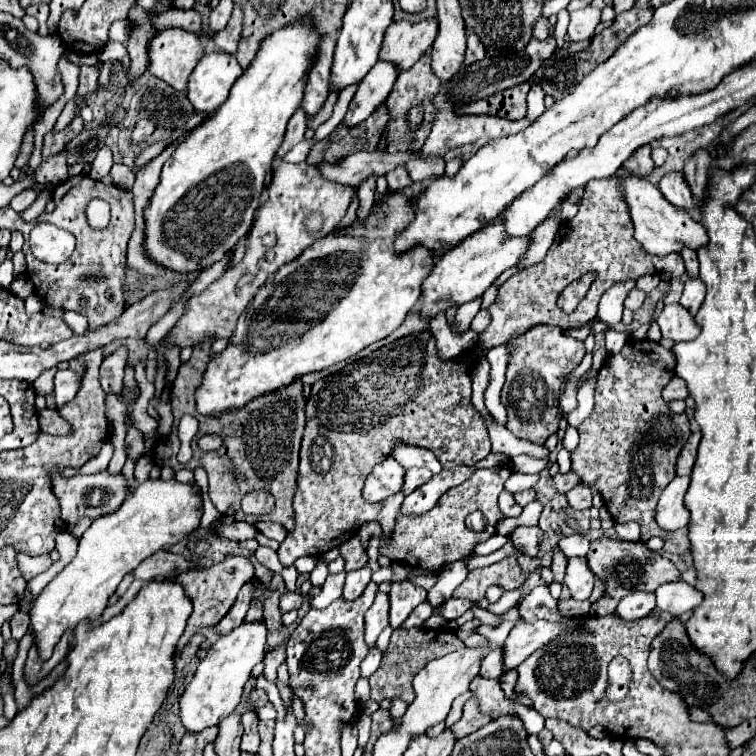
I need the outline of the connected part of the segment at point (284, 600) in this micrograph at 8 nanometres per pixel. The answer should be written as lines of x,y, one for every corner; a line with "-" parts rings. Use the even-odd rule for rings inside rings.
313,586
313,588
311,588
311,592
309,592
307,596
301,596
301,594
297,594
297,592
291,592
291,594
287,592
287,594
283,594
283,596
281,596
281,600
279,600
281,612
285,614
285,612
291,612
291,610
297,610
297,608
303,604
303,600
307,600
307,602
309,602
309,600
311,600
311,594
313,594
313,596
317,596
317,594
319,594
319,590
321,590
321,588
315,588
315,586

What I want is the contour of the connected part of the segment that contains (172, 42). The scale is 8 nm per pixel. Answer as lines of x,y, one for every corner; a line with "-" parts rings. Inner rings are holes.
169,28
159,32
153,44
149,44
149,72
177,92
185,92
187,78
203,56
205,52
197,34

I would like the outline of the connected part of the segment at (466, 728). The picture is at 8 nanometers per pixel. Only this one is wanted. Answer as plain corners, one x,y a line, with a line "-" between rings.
469,698
469,700
465,702
465,706
463,706
463,716
461,716
461,720
453,726
453,732
455,732
457,738
463,738
463,736
473,734
477,728
481,728
483,724
487,724
487,722
491,722
491,720
495,720
495,718
491,718
489,714
481,714
477,700
475,700
475,698

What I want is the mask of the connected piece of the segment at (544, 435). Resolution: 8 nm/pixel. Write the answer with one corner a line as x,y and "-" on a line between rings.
543,324
531,328
525,336
511,340
509,346
513,348
513,356
507,366
507,380
501,390
501,404
507,408
505,426
517,438
543,446
545,440
559,430
557,424
561,418
561,410
555,394
559,392
561,378
581,364
585,356
585,346
583,342
565,336
561,328

